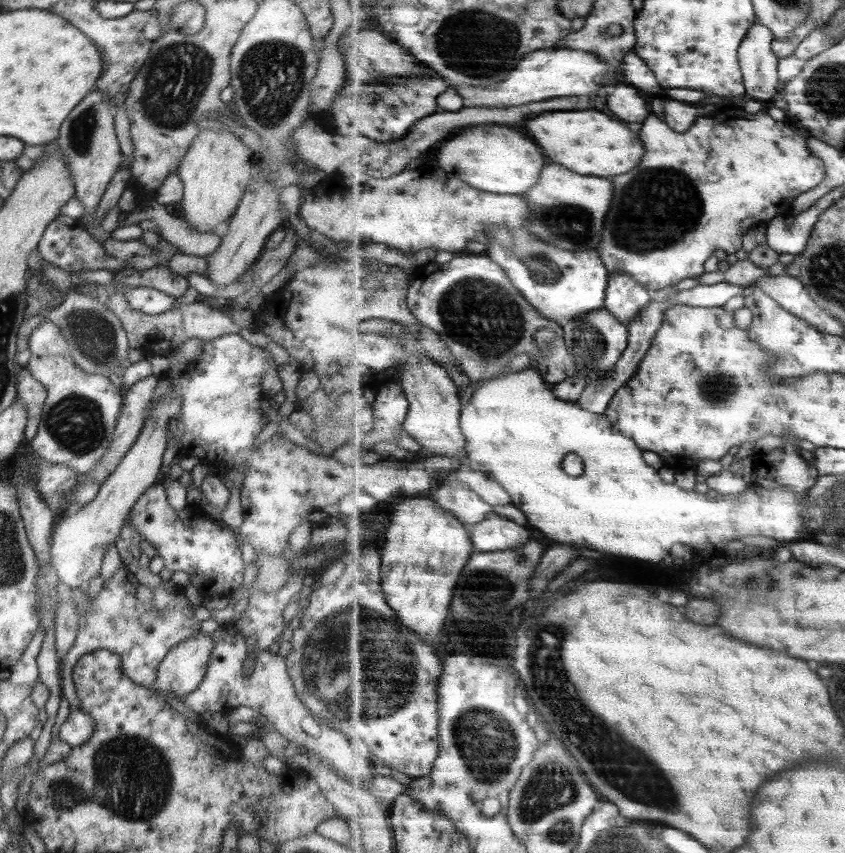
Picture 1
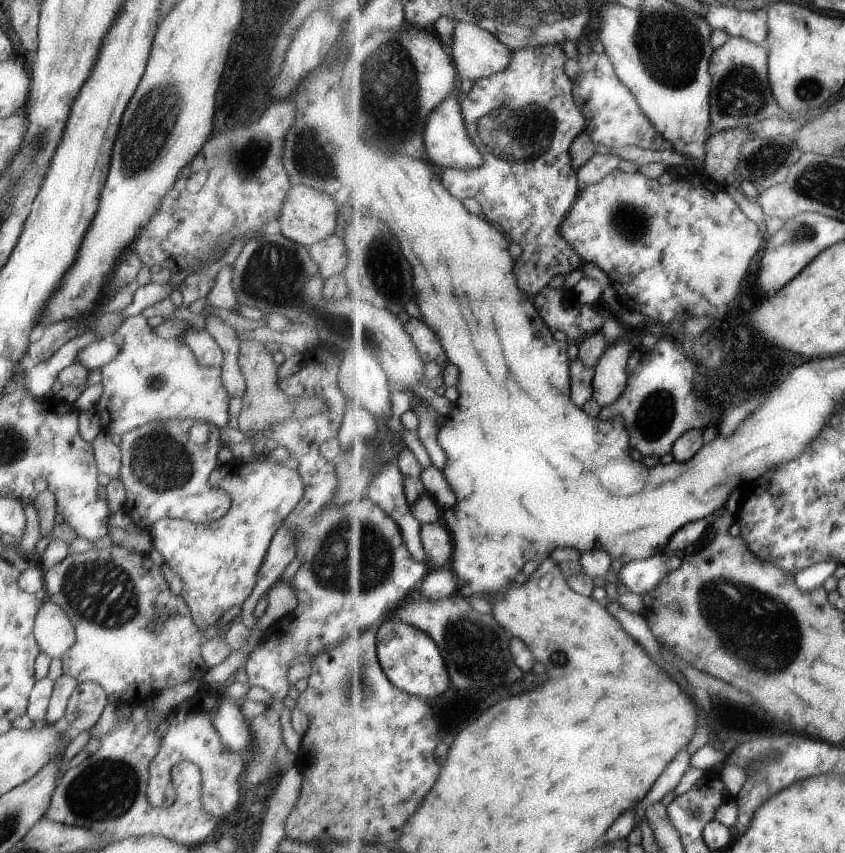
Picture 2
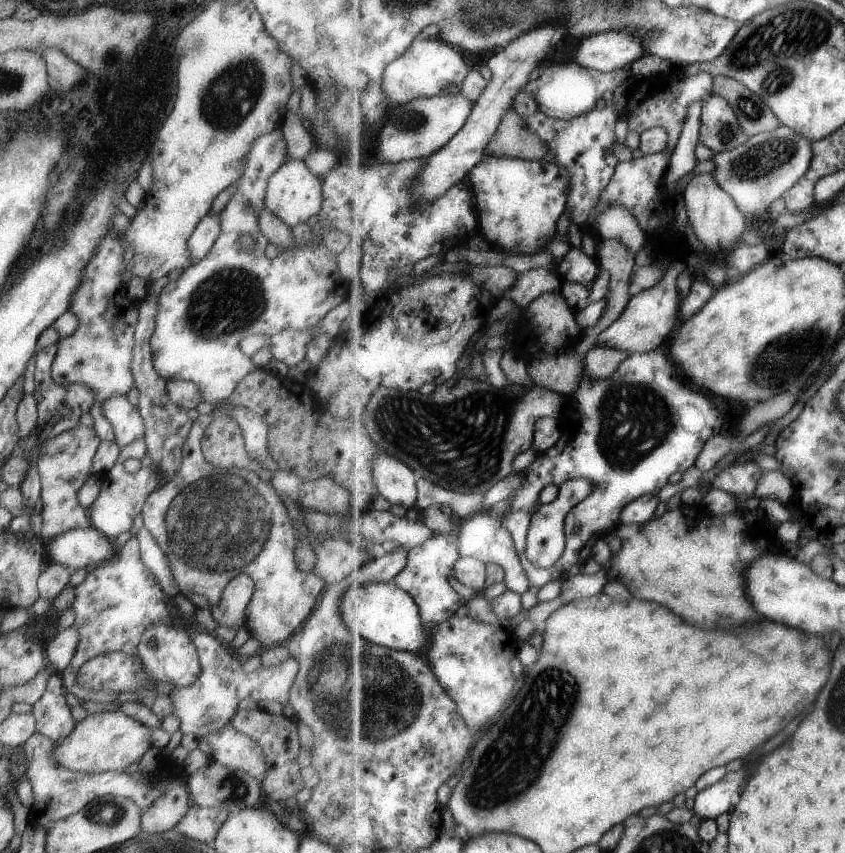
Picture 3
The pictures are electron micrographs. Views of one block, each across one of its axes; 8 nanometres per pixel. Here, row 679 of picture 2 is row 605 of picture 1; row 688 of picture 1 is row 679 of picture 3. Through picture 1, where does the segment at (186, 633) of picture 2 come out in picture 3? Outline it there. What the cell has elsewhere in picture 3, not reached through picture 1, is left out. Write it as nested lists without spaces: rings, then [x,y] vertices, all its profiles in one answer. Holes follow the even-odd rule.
[[[130,536],[107,562],[88,569],[84,580],[72,589],[72,625],[77,629],[79,638],[68,665],[58,673],[65,690],[84,701],[87,698],[87,690],[80,687],[76,681],[78,668],[84,662],[105,653],[122,652],[135,655],[143,630],[155,623],[171,625],[171,620],[167,607],[168,596],[153,573],[143,564],[136,536]]]

